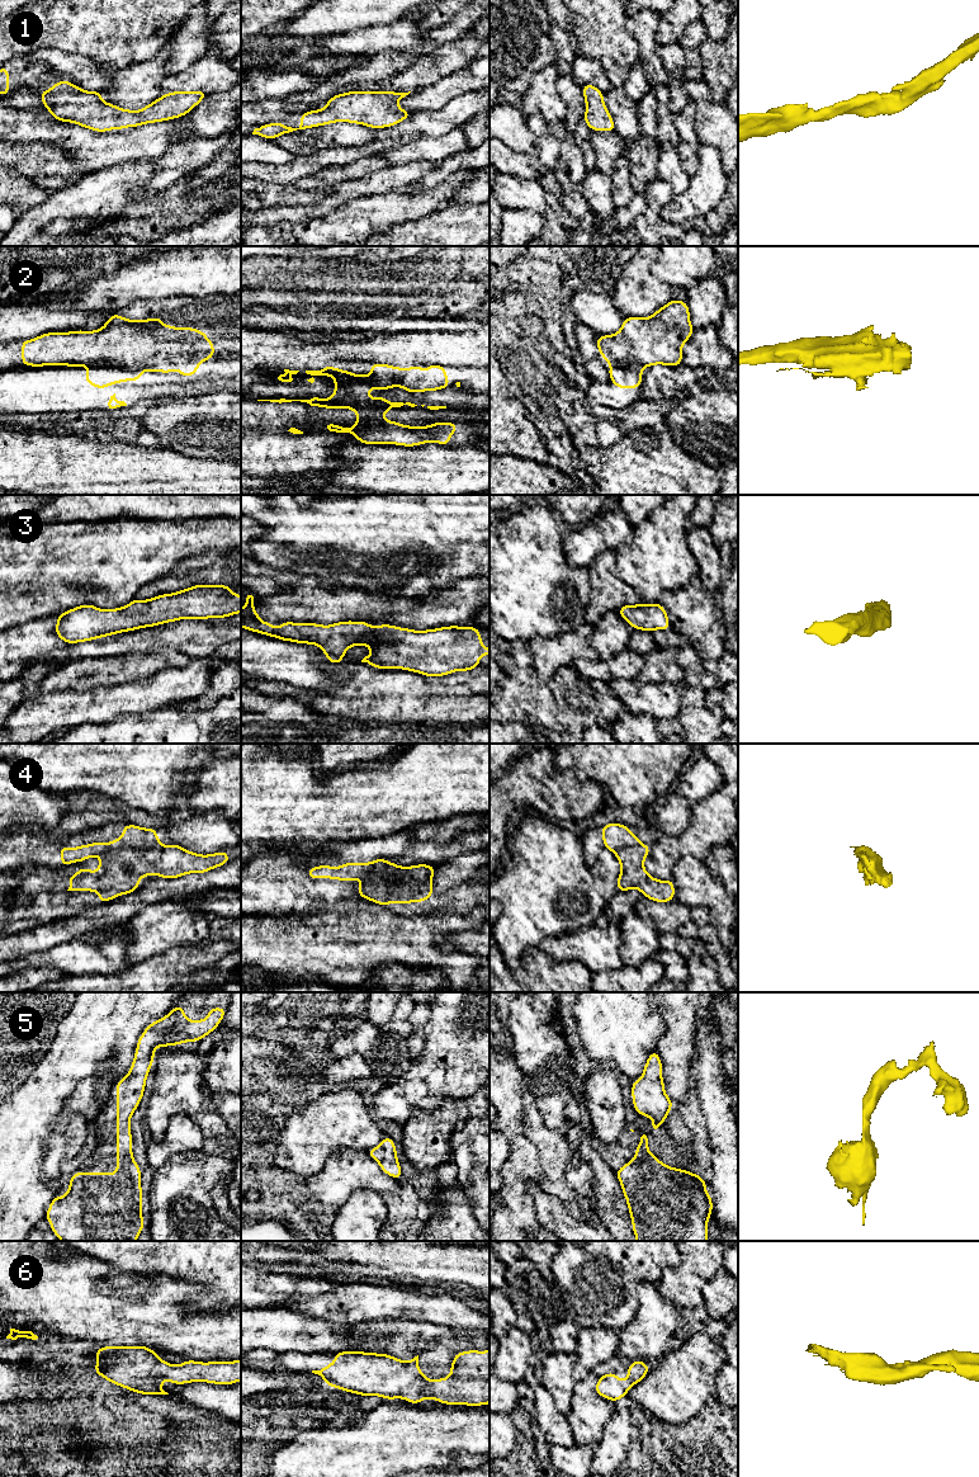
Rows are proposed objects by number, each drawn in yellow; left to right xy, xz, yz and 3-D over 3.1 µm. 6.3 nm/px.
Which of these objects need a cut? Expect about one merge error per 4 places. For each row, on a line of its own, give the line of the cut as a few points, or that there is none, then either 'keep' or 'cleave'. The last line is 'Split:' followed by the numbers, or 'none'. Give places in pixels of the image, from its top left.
1: cut none; keep
2: cut xz (327, 368), (340, 380), (339, 383), (351, 396), (367, 397); cleave
3: cut none; keep
4: cut xy (161, 845), (151, 848), (114, 848), (103, 855); cleave
5: cut none; keep
6: cut none; keep
Split: 2, 4

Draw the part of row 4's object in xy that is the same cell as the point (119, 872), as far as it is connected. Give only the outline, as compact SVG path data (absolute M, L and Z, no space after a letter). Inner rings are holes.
M170 844L150 849L119 848L105 853L99 859L99 870L81 869L70 876L67 891L95 891L100 903L128 895L139 888L139 879L157 874L174 879L188 873L207 873L231 860L226 851L209 855L195 854Z

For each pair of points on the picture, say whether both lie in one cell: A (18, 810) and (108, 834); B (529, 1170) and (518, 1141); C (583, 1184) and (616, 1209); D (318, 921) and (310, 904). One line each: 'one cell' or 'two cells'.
A: two cells
B: one cell
C: two cells
D: two cells

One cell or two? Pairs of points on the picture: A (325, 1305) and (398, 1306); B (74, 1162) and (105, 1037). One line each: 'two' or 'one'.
A: one
B: two

